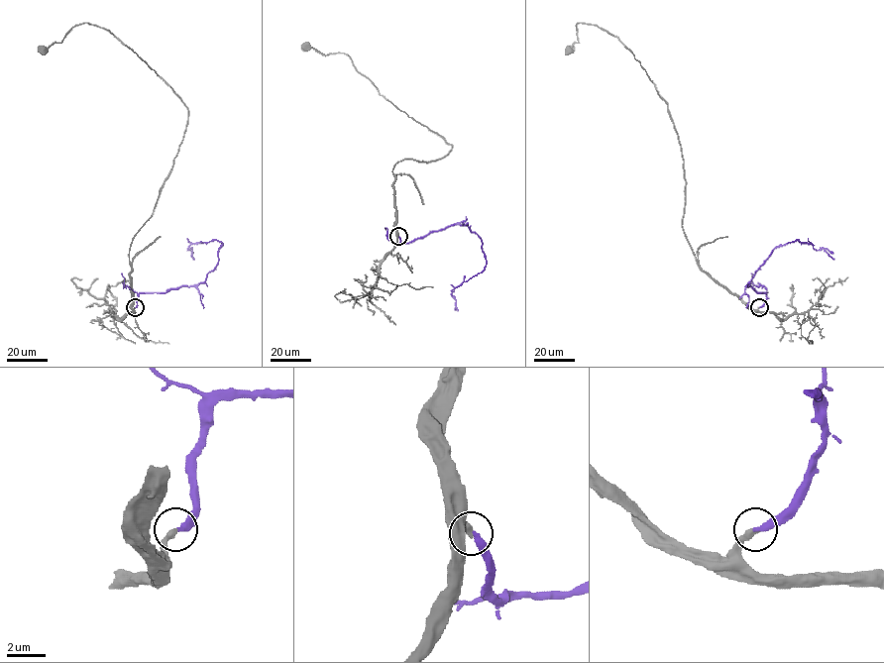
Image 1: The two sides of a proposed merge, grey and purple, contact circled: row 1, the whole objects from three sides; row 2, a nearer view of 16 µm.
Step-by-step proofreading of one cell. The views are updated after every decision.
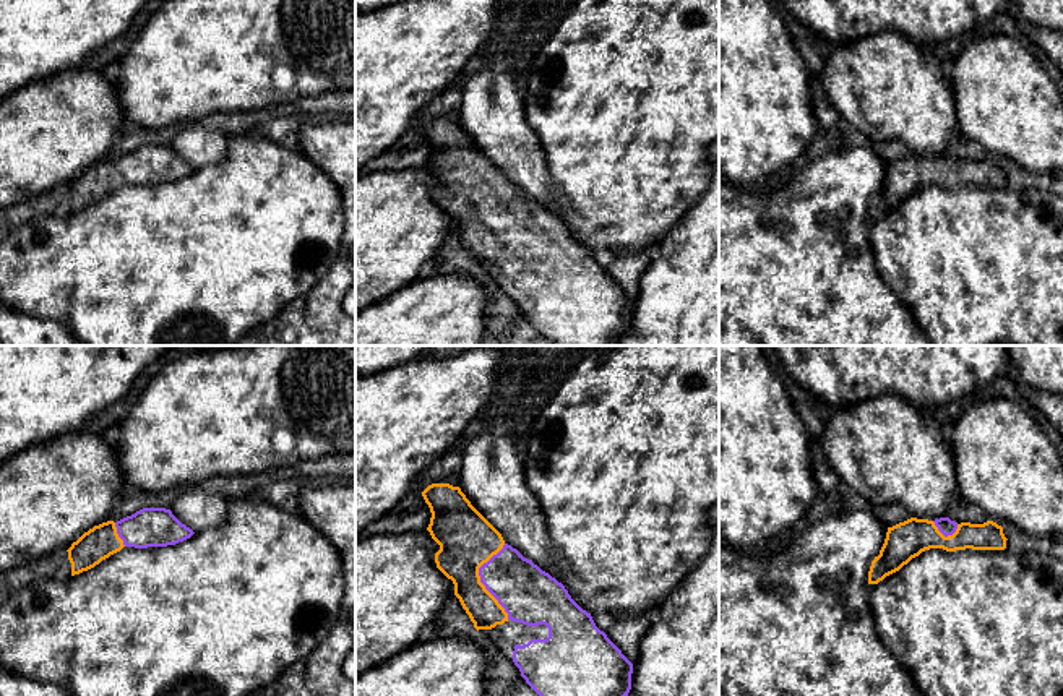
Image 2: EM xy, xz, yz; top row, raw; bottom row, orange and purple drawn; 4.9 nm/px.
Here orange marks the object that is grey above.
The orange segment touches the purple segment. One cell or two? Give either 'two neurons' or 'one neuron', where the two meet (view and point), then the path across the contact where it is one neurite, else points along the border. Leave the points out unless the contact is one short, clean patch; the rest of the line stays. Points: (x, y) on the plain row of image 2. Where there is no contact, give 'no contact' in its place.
one neuron; contact xz (479, 218); way xz (466, 176), (479, 200), (479, 218), (528, 231)

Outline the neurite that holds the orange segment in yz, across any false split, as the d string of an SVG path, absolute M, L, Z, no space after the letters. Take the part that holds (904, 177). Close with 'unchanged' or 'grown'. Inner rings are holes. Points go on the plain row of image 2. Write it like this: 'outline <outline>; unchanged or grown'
outline M910 154L888 164L880 191L868 208L868 221L878 221L899 208L912 195L930 185L956 187L1005 187L1003 164L993 157L983 161L954 159L949 154L935 157Z; grown

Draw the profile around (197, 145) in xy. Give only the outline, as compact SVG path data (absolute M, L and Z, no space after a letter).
M201 123L183 125L175 135L172 151L193 169L213 165L229 153L229 136Z

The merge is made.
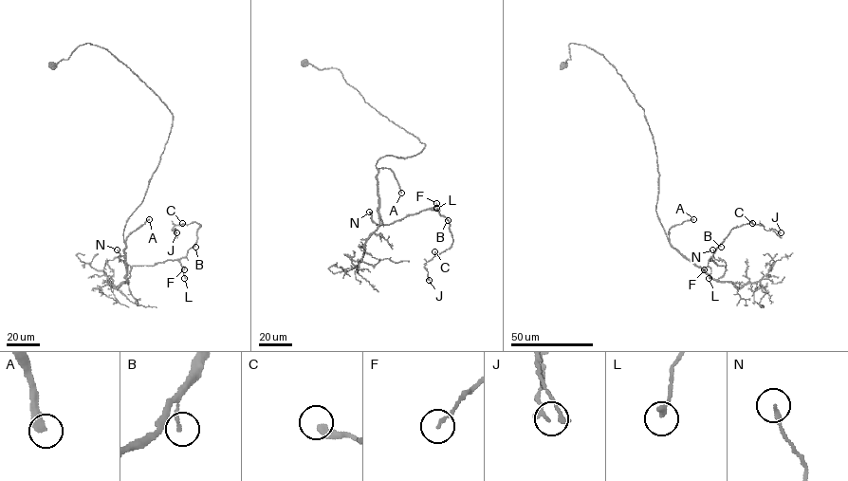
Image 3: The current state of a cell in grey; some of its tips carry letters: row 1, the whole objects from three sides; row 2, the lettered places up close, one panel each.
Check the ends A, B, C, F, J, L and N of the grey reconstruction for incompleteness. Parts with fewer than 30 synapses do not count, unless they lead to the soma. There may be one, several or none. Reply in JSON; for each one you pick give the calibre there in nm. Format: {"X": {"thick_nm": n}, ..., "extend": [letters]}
{"A": {"thick_nm": 440}, "extend": ["A"]}

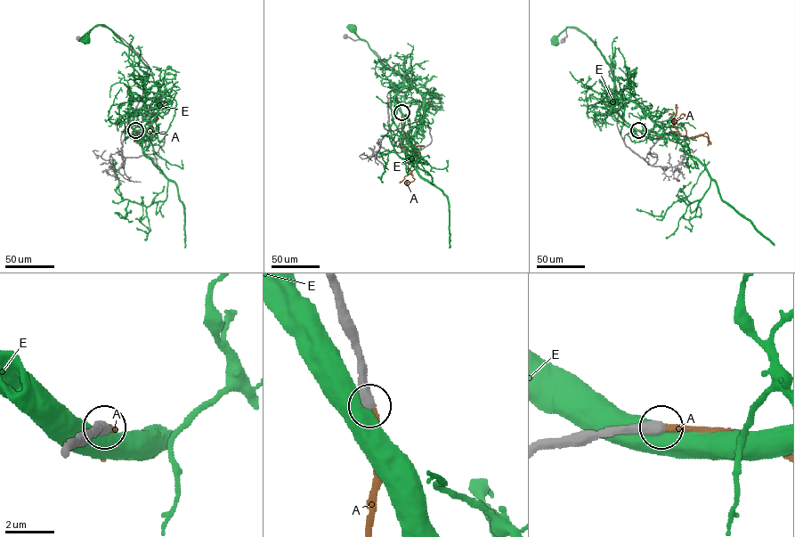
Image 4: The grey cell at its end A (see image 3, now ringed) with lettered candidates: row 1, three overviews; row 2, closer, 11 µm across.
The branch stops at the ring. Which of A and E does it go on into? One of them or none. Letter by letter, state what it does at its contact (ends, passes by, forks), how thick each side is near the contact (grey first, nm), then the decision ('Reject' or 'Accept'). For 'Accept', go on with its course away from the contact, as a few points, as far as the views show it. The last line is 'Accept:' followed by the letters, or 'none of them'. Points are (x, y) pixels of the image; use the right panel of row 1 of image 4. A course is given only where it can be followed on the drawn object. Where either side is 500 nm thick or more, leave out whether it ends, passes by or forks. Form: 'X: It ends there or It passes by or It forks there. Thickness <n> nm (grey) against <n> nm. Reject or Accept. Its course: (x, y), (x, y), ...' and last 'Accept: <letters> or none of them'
A: It ends there. Thickness 440 nm (grey) against 280 nm. Accept. Its course: (638, 130), (681, 142), (686, 131), (673, 119), (676, 104)
E: Thickness 500 nm (grey) against 750 nm. Reject
Accept: A

